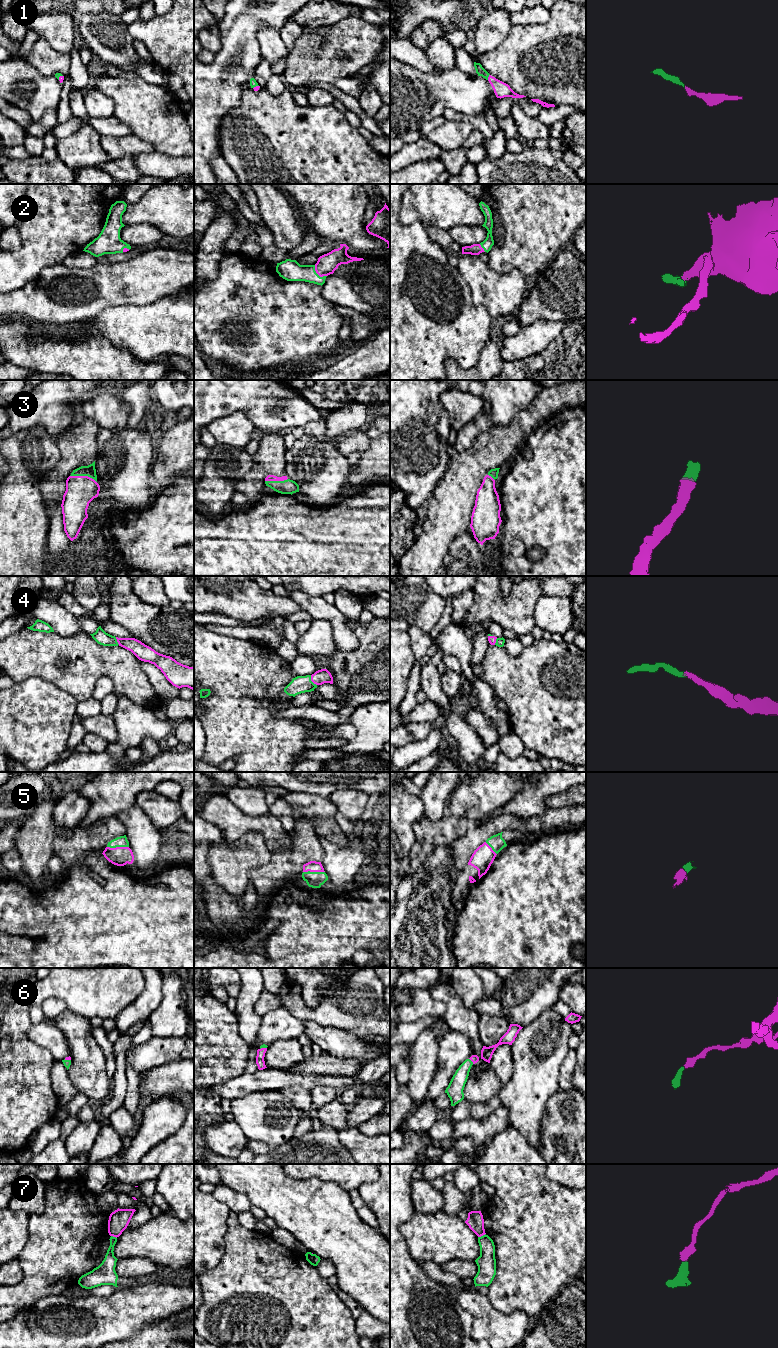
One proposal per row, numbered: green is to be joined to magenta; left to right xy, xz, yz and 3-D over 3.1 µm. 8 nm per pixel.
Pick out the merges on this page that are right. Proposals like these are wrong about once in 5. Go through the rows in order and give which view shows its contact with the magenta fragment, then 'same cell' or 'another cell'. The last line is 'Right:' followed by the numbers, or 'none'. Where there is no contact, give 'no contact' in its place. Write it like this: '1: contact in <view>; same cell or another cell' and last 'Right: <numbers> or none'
1: contact in yz; same cell
2: contact in xz; same cell
3: contact in xy; same cell
4: contact in xz; same cell
5: contact in xy; same cell
6: contact in yz; same cell
7: contact in yz; another cell
Right: 1, 2, 3, 4, 5, 6

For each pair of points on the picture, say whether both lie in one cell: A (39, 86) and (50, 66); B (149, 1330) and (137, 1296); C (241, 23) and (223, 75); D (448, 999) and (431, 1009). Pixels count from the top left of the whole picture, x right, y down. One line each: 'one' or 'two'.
A: two
B: two
C: one
D: two

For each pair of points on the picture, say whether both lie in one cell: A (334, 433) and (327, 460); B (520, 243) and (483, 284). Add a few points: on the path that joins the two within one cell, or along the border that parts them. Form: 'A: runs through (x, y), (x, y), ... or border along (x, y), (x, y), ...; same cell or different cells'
A: border along (324, 436), (334, 442); different cells
B: border along (486, 263), (498, 273), (509, 273), (517, 269); different cells

